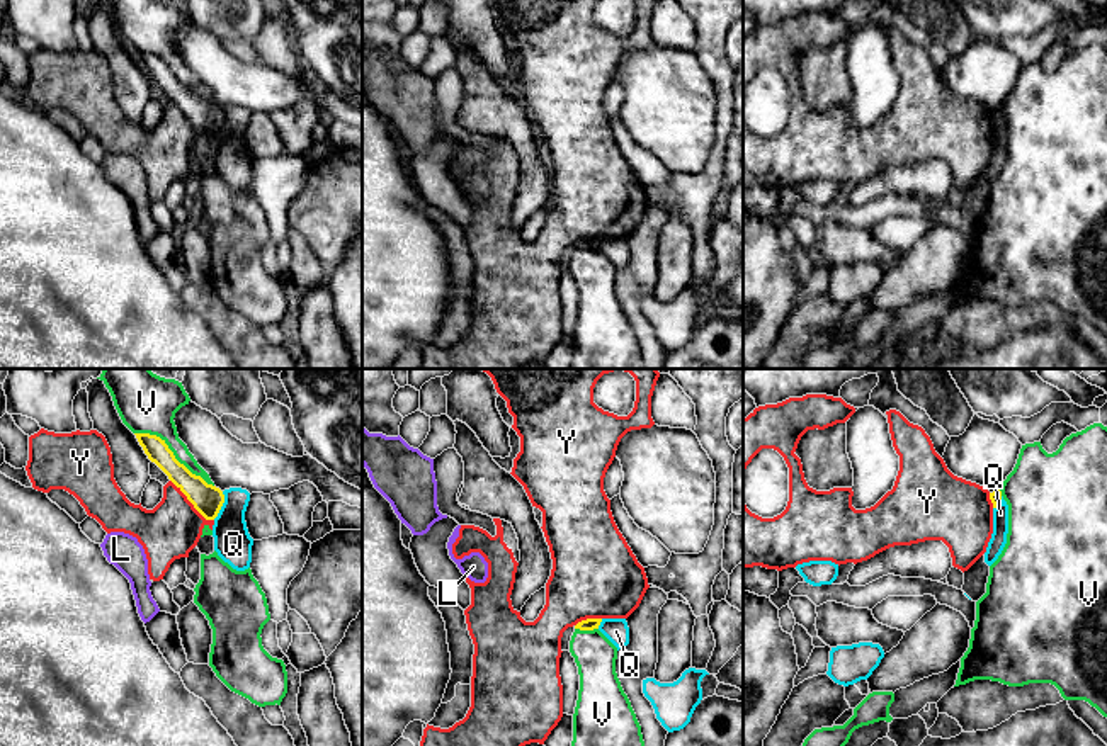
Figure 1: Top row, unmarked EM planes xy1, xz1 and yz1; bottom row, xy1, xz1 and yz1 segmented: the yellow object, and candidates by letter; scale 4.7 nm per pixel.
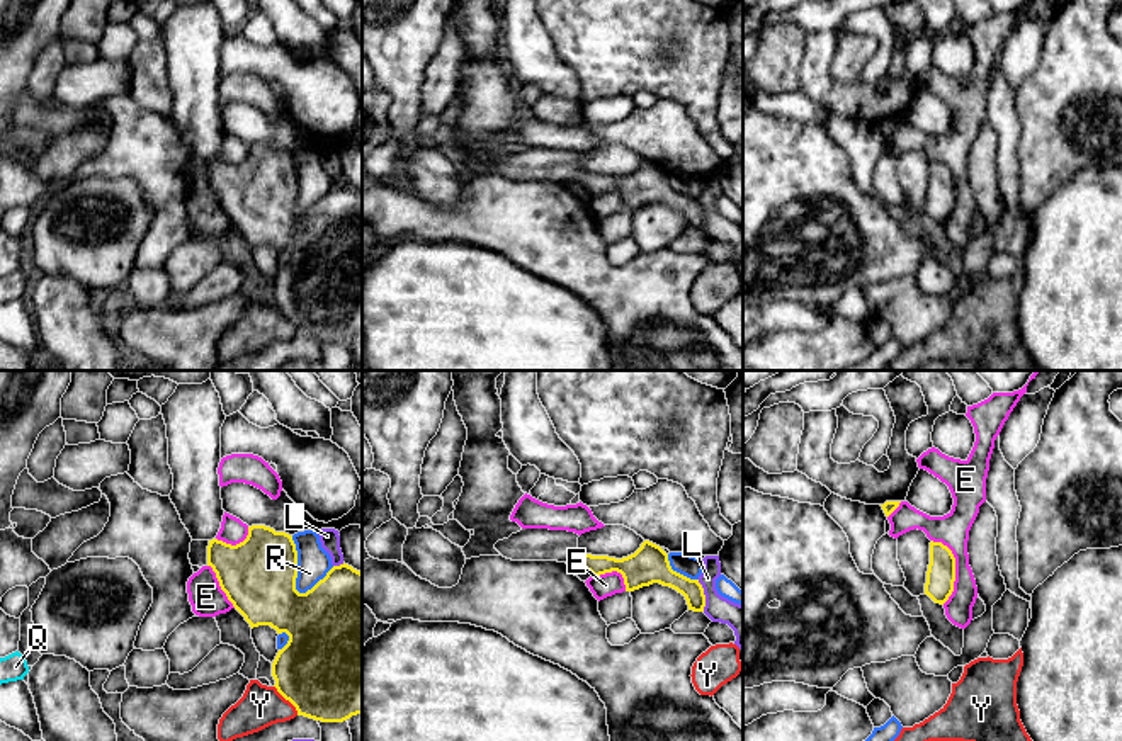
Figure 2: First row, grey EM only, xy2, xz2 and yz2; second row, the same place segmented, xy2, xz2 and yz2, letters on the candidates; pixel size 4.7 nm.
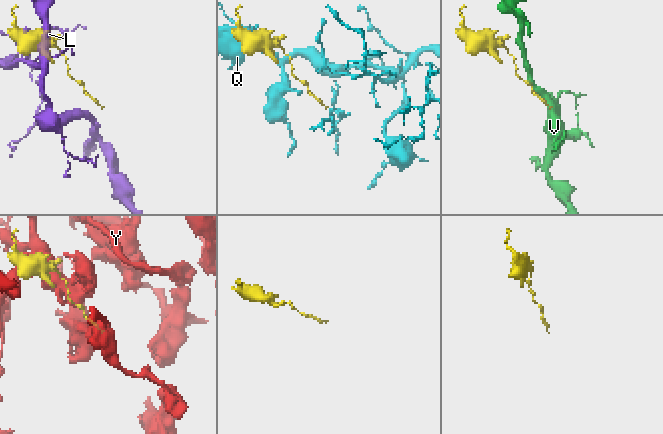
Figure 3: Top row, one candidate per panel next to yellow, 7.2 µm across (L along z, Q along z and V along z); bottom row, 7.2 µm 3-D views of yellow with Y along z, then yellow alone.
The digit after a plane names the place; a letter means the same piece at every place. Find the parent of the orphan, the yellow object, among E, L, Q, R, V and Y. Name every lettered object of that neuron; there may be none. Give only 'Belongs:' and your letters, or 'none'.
Belongs: none

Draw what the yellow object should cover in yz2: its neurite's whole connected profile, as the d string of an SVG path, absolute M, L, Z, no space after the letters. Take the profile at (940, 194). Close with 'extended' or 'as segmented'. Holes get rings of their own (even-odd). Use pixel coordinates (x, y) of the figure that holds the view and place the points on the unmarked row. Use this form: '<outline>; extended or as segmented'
M930 161L930 184L926 190L925 214L944 224L954 211L955 177L942 161Z; as segmented

